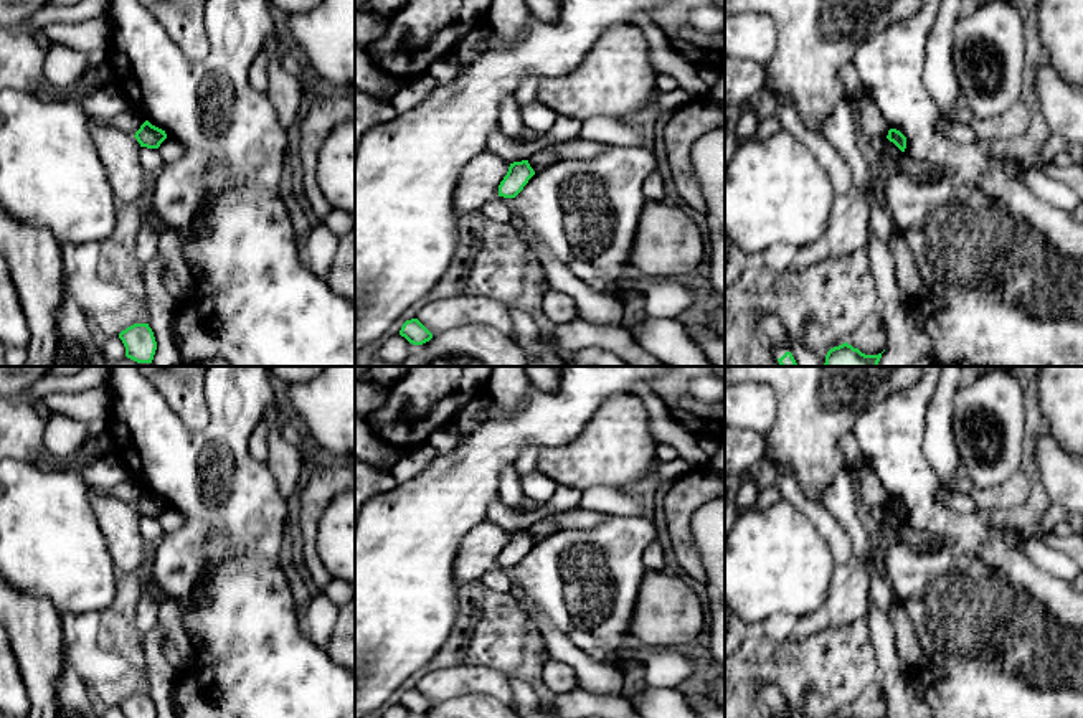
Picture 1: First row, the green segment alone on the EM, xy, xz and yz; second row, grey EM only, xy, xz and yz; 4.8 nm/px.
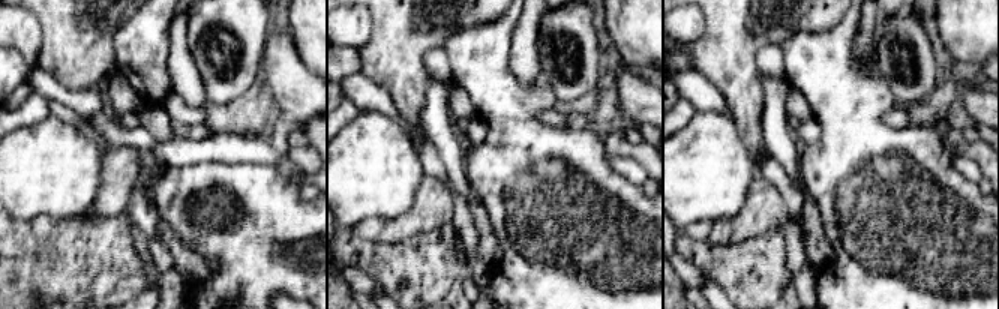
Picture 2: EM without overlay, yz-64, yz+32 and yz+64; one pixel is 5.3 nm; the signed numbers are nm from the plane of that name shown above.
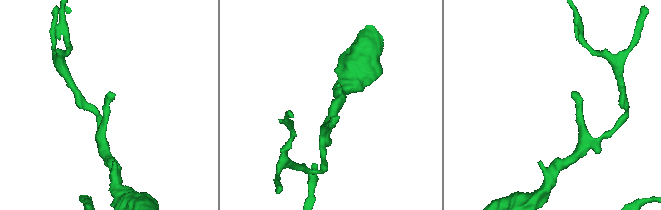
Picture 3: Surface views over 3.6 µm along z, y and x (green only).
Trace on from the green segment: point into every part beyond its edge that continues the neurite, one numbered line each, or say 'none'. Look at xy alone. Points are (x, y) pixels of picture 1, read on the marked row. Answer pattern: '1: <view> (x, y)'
none

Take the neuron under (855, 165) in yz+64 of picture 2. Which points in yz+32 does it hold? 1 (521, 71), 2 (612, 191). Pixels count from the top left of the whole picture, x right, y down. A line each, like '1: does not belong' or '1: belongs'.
1: does not belong
2: belongs

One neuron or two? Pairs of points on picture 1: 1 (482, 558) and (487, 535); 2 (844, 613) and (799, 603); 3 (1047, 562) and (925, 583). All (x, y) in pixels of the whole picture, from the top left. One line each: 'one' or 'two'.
1: one
2: two
3: two

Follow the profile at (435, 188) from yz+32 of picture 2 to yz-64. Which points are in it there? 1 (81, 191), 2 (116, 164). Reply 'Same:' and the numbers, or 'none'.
Same: 2

